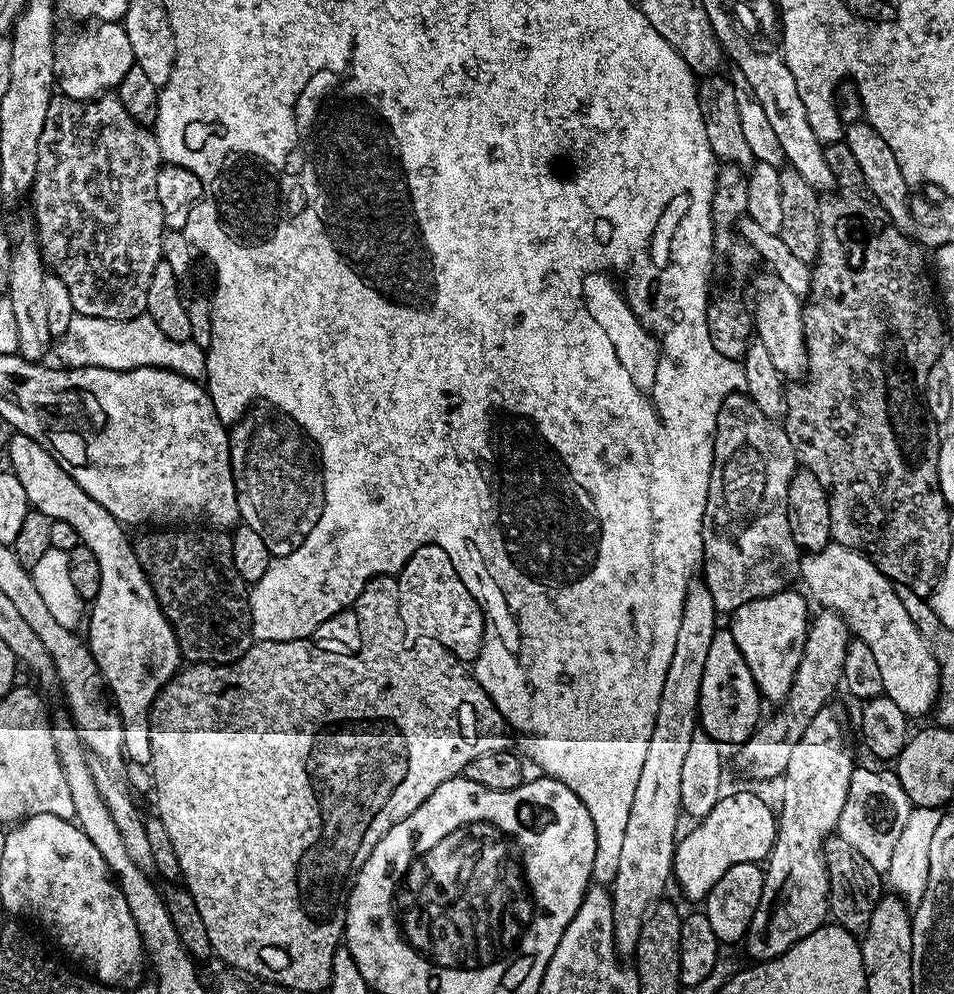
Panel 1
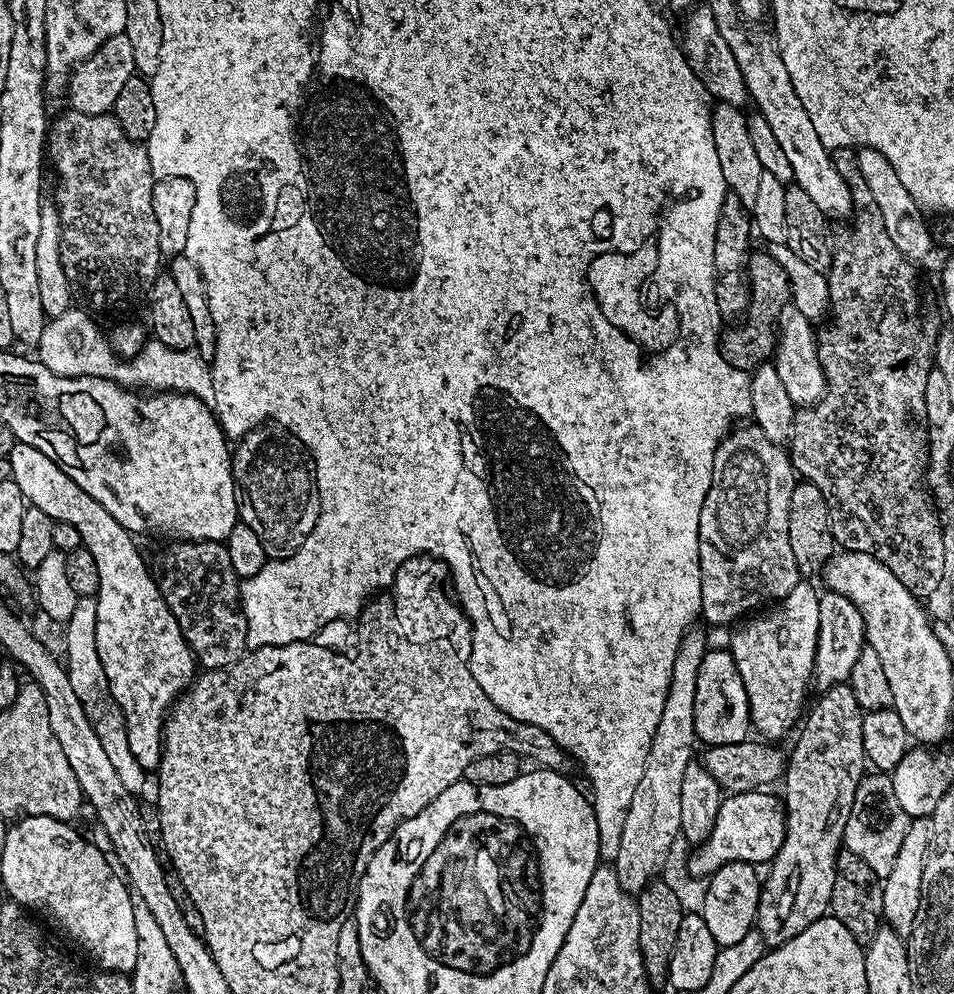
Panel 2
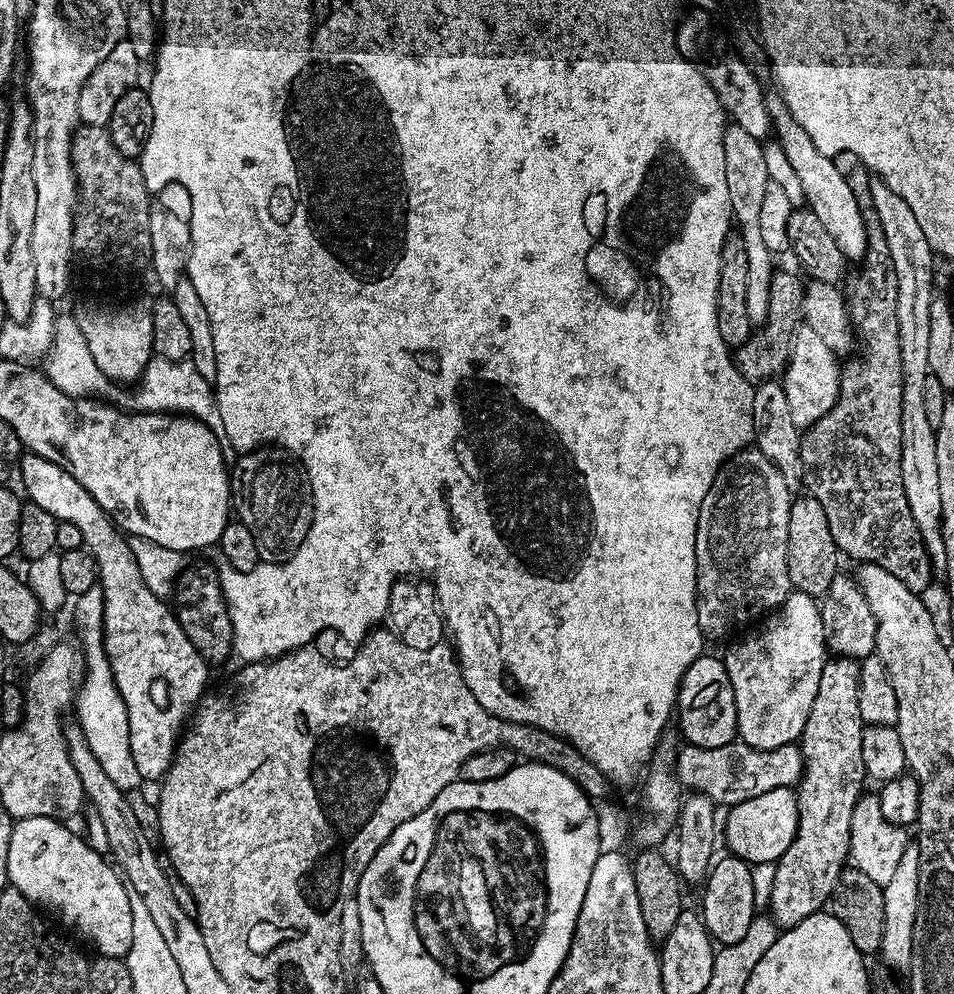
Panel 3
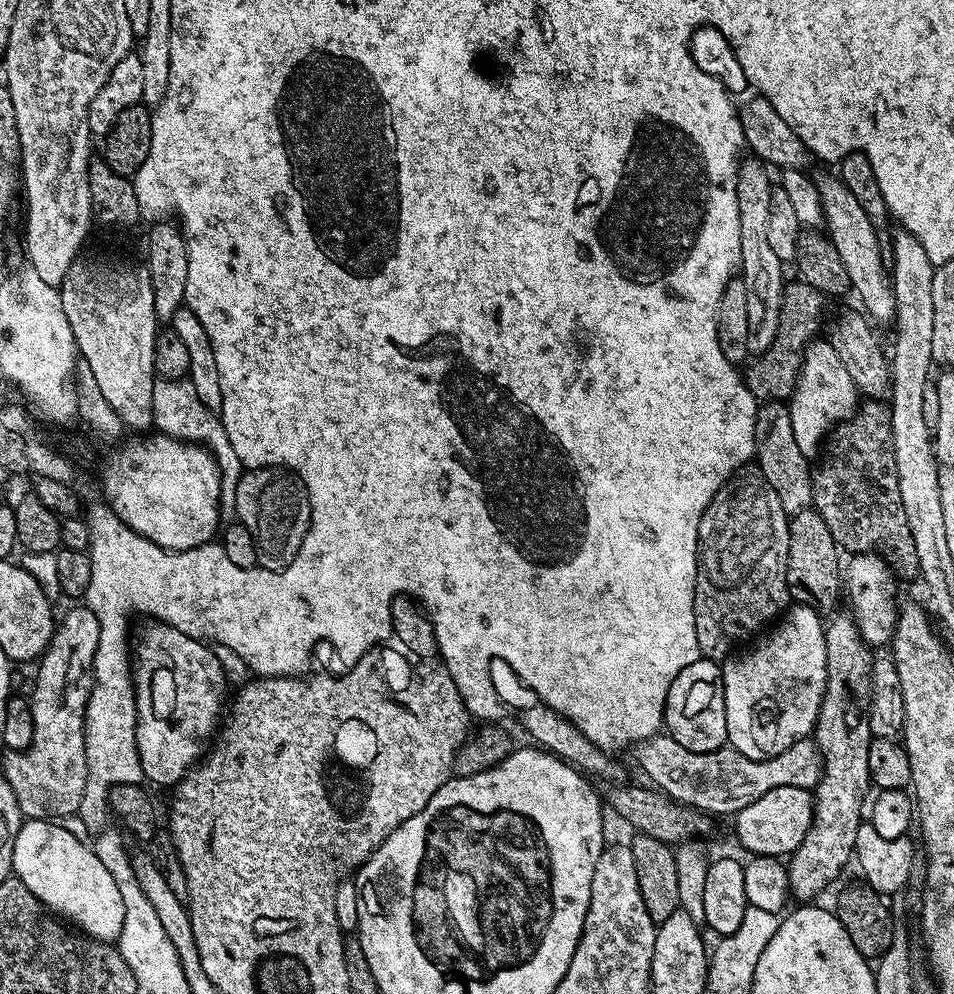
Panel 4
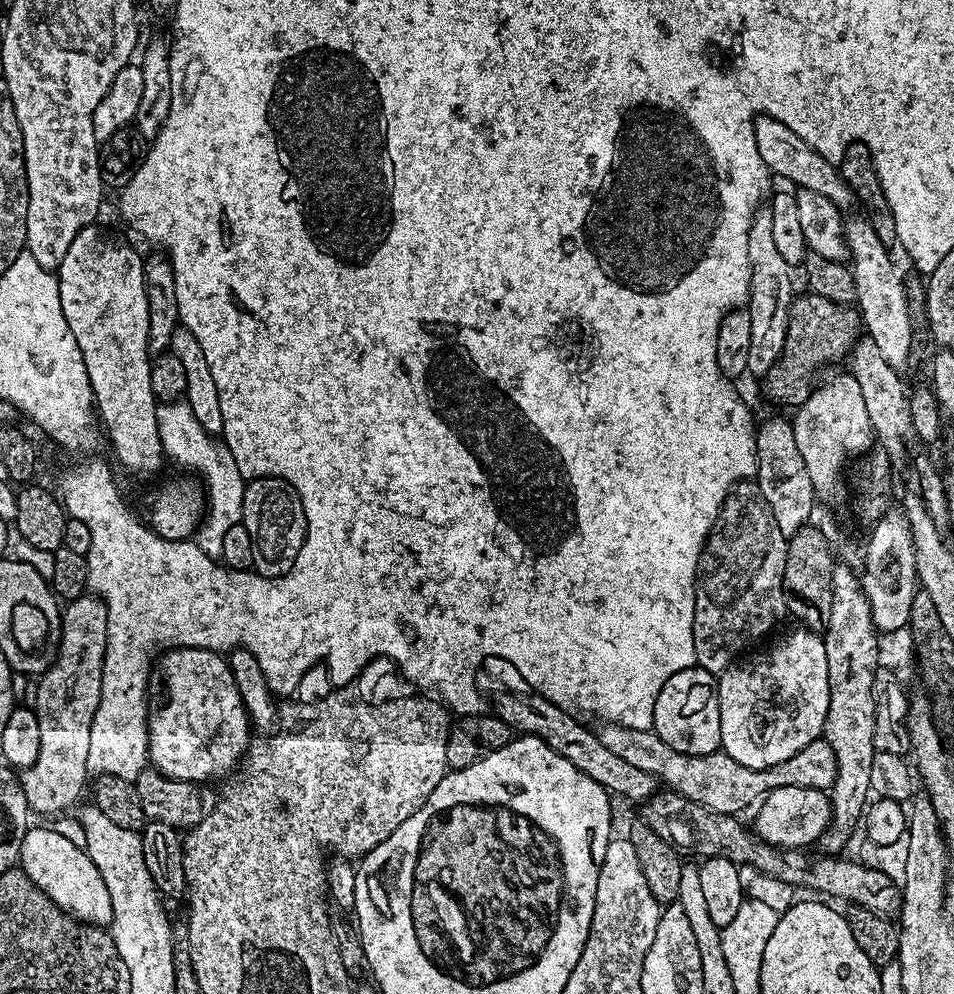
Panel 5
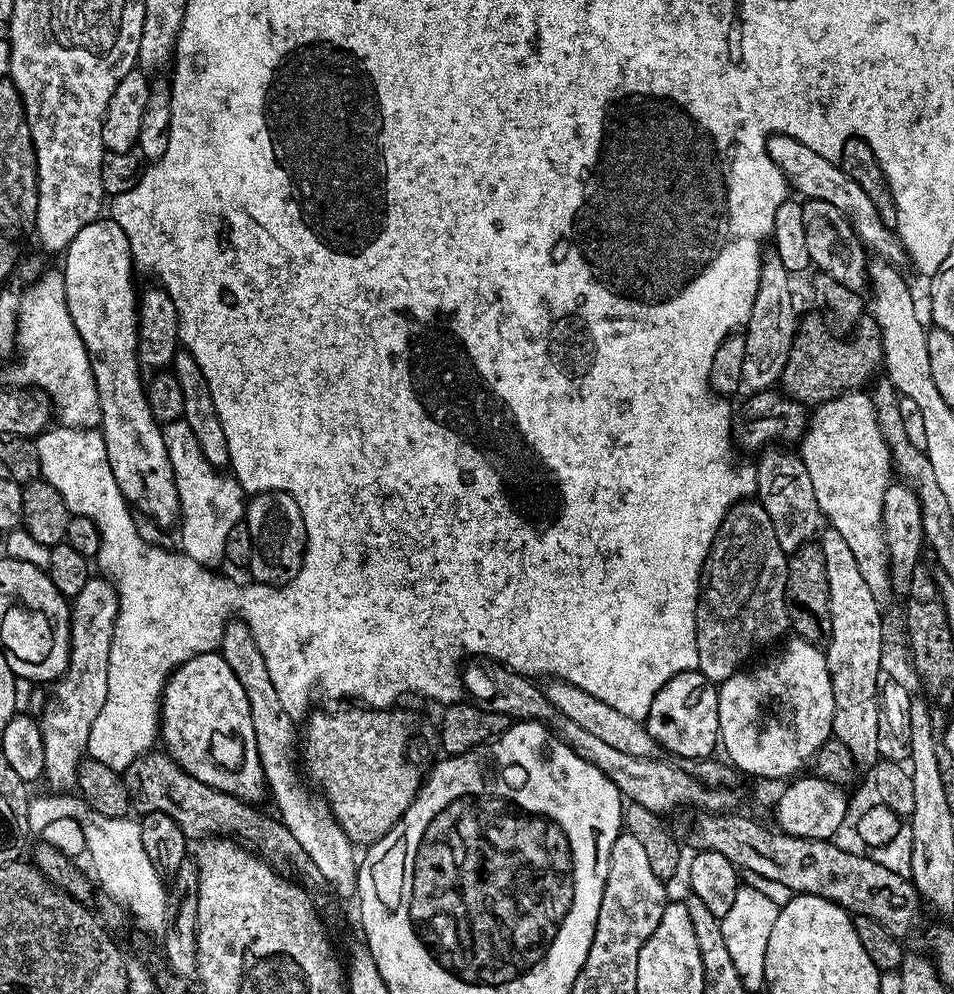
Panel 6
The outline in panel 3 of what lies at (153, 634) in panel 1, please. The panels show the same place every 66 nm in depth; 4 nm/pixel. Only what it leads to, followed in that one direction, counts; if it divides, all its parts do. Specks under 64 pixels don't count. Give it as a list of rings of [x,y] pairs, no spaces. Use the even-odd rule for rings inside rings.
[[[24,454],[18,463],[20,480],[28,491],[27,499],[42,506],[42,510],[58,522],[74,522],[82,533],[84,548],[96,559],[98,587],[104,594],[104,652],[126,706],[130,754],[134,754],[134,766],[138,766],[141,781],[163,781],[176,756],[176,745],[197,704],[206,695],[209,661],[194,650],[194,642],[186,638],[177,613],[148,589],[138,570],[131,543],[104,513],[102,506],[94,502],[92,495],[66,474],[62,466],[46,458]]]

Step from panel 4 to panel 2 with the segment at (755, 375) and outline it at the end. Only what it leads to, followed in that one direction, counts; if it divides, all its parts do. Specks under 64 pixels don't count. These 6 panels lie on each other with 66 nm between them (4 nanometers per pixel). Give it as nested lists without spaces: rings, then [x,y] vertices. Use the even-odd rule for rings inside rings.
[[[753,249],[749,253],[745,275],[749,285],[749,305],[745,320],[735,326],[725,327],[728,329],[719,333],[718,347],[722,358],[726,358],[730,366],[751,374],[758,365],[773,359],[778,335],[776,325],[781,311],[791,303],[791,292],[786,272],[765,249]]]

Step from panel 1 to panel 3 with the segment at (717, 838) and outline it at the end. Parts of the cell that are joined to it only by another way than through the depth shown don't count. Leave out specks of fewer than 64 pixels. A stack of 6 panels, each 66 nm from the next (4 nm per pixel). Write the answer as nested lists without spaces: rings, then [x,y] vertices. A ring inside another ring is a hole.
[[[792,788],[766,791],[733,805],[726,820],[726,842],[734,856],[753,864],[777,862],[797,834],[797,804]]]

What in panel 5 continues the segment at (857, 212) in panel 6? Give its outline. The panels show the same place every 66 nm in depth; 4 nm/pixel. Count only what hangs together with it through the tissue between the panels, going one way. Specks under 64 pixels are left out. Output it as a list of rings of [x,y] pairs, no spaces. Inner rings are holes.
[[[759,113],[753,120],[753,124],[755,146],[769,173],[792,182],[795,187],[815,190],[818,194],[829,197],[836,208],[842,212],[847,211],[848,207],[857,203],[853,191],[841,178],[839,167],[827,162],[826,158],[822,158],[804,139],[799,138],[798,134],[794,133],[794,130],[790,130],[785,123],[778,122],[772,116]]]

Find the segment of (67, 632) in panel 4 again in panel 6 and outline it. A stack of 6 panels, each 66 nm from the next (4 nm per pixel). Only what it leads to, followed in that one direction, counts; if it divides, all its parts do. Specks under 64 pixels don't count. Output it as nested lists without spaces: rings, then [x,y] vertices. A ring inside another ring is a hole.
[[[89,578],[76,597],[70,600],[70,646],[68,666],[64,675],[51,685],[52,693],[44,704],[44,713],[39,713],[40,729],[44,739],[43,783],[48,783],[53,793],[64,794],[75,789],[80,761],[86,756],[90,726],[98,718],[106,702],[106,681],[110,679],[110,642],[114,642],[114,622],[118,618],[118,594],[109,580]]]

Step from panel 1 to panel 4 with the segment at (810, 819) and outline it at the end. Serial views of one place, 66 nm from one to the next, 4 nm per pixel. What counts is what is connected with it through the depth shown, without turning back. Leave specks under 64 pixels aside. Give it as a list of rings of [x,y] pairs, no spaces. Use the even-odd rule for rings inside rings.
[[[833,615],[824,630],[826,690],[814,729],[814,739],[824,759],[824,773],[814,789],[812,825],[786,864],[789,893],[797,896],[800,902],[815,901],[812,899],[831,880],[839,878],[840,868],[846,867],[848,860],[850,864],[862,823],[860,811],[864,808],[864,791],[870,788],[868,743],[874,737],[868,729],[868,717],[874,656],[869,645],[860,637],[856,621],[851,615],[840,615]]]

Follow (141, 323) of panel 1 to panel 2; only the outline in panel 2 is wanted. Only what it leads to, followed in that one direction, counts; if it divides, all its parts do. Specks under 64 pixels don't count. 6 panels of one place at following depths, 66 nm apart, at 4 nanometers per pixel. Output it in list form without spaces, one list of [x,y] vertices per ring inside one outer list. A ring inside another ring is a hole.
[[[70,307],[66,314],[53,316],[45,323],[38,359],[51,372],[59,376],[101,376],[125,386],[149,384],[152,392],[185,392],[203,404],[214,405],[212,369],[209,361],[203,360],[195,350],[170,350],[170,346],[162,346],[162,342],[148,338],[139,354],[121,358],[110,347],[105,333],[103,336],[99,326],[87,316],[89,313],[79,307]]]

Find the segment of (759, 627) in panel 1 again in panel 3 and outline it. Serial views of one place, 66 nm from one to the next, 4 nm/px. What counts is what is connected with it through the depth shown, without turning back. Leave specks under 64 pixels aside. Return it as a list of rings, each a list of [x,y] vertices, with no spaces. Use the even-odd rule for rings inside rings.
[[[791,592],[786,602],[775,609],[764,622],[757,632],[752,632],[745,640],[730,645],[728,653],[723,653],[722,659],[726,674],[730,674],[730,686],[734,686],[736,731],[739,739],[751,748],[774,750],[778,746],[797,743],[804,733],[806,718],[810,718],[810,706],[814,706],[814,697],[818,695],[818,682],[822,678],[826,659],[826,637],[817,597],[805,592]]]

